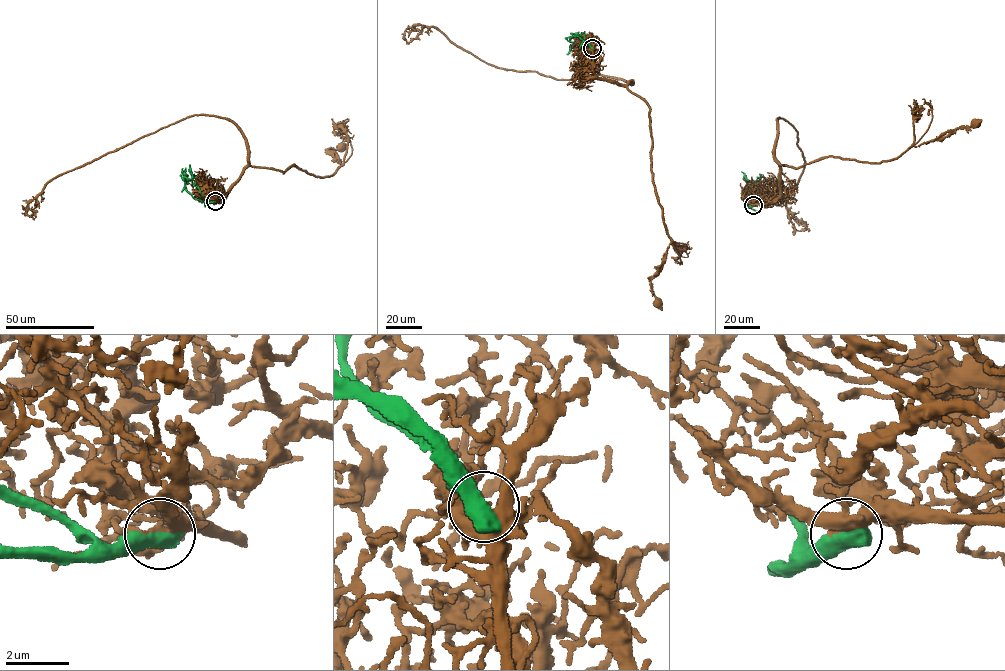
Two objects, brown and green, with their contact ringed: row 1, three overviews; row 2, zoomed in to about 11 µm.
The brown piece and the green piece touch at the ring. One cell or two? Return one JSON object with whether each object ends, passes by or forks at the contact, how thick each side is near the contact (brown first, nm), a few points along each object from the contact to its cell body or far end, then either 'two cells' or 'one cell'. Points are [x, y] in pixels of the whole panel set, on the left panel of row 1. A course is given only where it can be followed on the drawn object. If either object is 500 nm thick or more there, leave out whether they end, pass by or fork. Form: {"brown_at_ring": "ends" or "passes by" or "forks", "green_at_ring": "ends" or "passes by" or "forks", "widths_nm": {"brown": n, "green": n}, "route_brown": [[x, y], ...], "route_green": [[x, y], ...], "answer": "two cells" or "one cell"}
{"widths_nm": {"brown": 260, "green": 700}, "route_brown": [[215, 201], [250, 166], [283, 173], [293, 165], [333, 176], [342, 165], [327, 149], [342, 148]], "route_green": [[215, 201], [195, 199], [186, 187], [186, 175], [183, 189], [185, 187]], "answer": "two cells"}

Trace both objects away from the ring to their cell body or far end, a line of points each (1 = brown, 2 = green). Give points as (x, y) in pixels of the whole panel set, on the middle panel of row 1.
1: (592, 48), (596, 76), (621, 83), (649, 109), (654, 190), (670, 241), (664, 262), (650, 280), (658, 303)
2: (592, 48), (576, 36), (570, 39), (574, 37), (575, 41), (569, 42), (567, 38), (570, 36)

